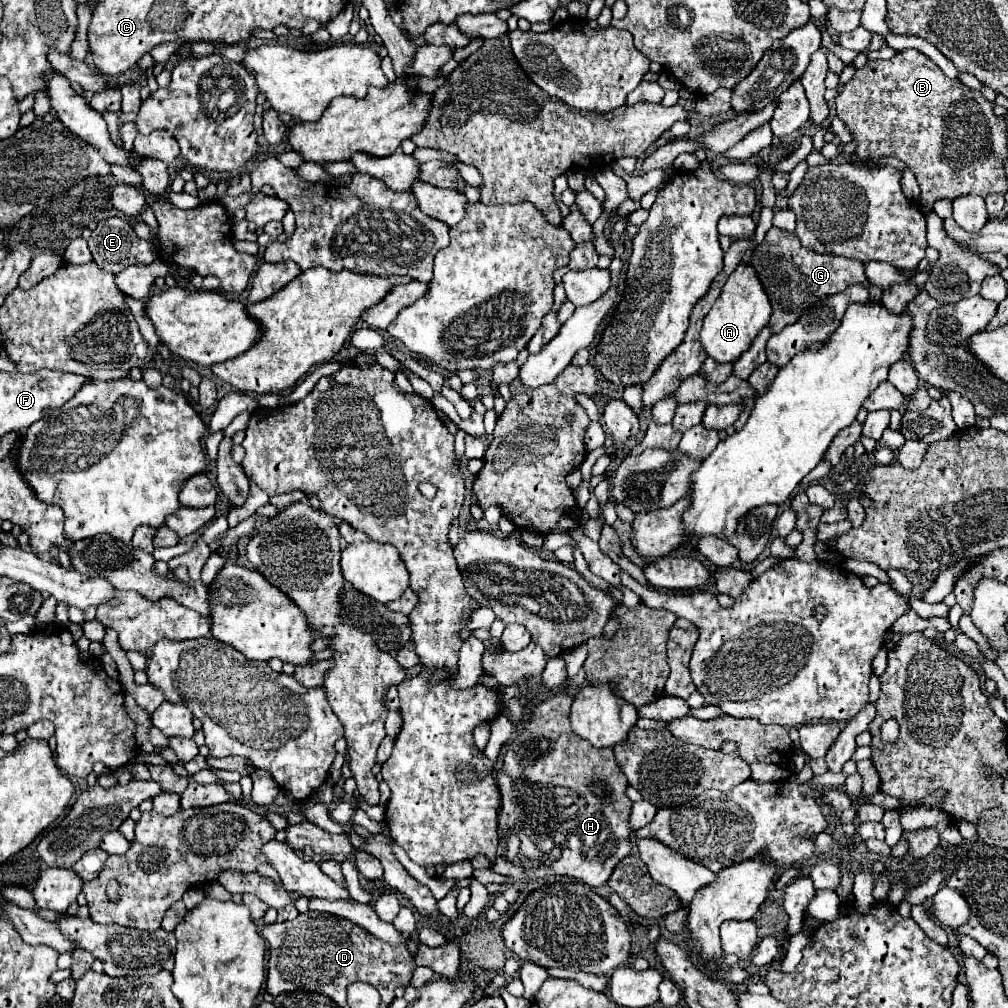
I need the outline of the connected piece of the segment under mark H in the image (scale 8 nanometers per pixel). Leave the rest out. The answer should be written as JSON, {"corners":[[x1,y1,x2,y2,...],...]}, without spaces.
{"corners":[[568,694,544,700,534,708,530,724,506,746,504,764,496,778,502,794,502,810,498,822,498,862,492,870,514,880,536,880,546,874,568,876,598,888,608,882,614,866,632,852,628,822,632,800,626,796,628,782,616,764,612,748,594,748,572,732,568,718,570,704,572,696]]}

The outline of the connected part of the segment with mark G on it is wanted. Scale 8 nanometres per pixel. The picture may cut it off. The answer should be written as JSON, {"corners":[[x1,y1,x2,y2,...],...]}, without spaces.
{"corners":[[770,228,766,232,764,242,758,244,754,254,750,256,750,264,756,268,774,308,770,318,772,332,780,332,788,324,798,322,804,310,808,310,822,298,834,296,852,284,860,284,866,288,870,286,862,262,832,254,816,254,810,248,804,248,794,234,788,234,780,228]]}

